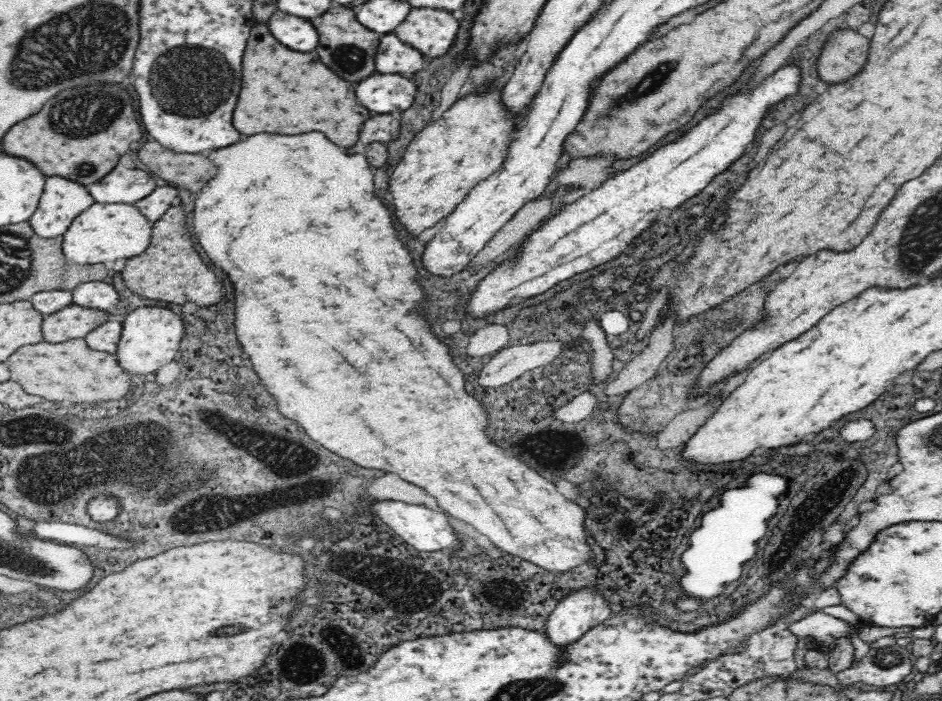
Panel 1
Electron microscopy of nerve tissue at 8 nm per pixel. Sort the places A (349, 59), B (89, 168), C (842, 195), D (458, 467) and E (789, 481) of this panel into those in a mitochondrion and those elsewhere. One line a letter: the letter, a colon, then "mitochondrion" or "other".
A: mitochondrion
B: mitochondrion
C: other
D: other
E: other

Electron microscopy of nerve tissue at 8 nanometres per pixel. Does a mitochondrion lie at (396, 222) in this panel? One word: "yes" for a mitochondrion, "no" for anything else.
no

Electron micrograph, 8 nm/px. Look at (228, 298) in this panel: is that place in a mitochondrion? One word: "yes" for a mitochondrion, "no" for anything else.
no

